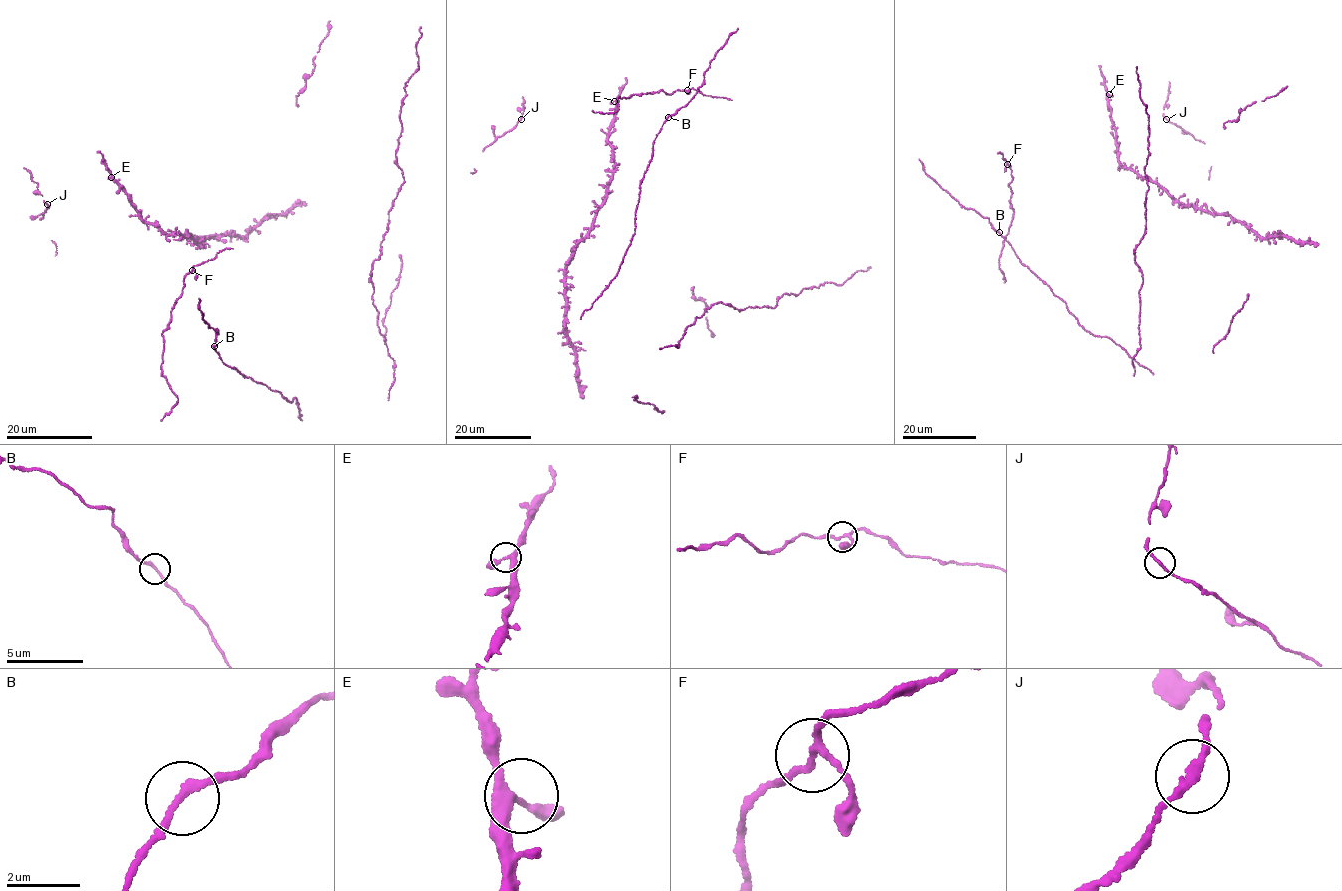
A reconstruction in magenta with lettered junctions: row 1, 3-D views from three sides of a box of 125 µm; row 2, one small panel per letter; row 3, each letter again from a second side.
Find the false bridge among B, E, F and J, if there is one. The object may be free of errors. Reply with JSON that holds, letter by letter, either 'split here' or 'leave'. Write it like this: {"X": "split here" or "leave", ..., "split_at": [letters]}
{"B": "leave", "E": "leave", "F": "leave", "J": "leave", "split_at": []}

